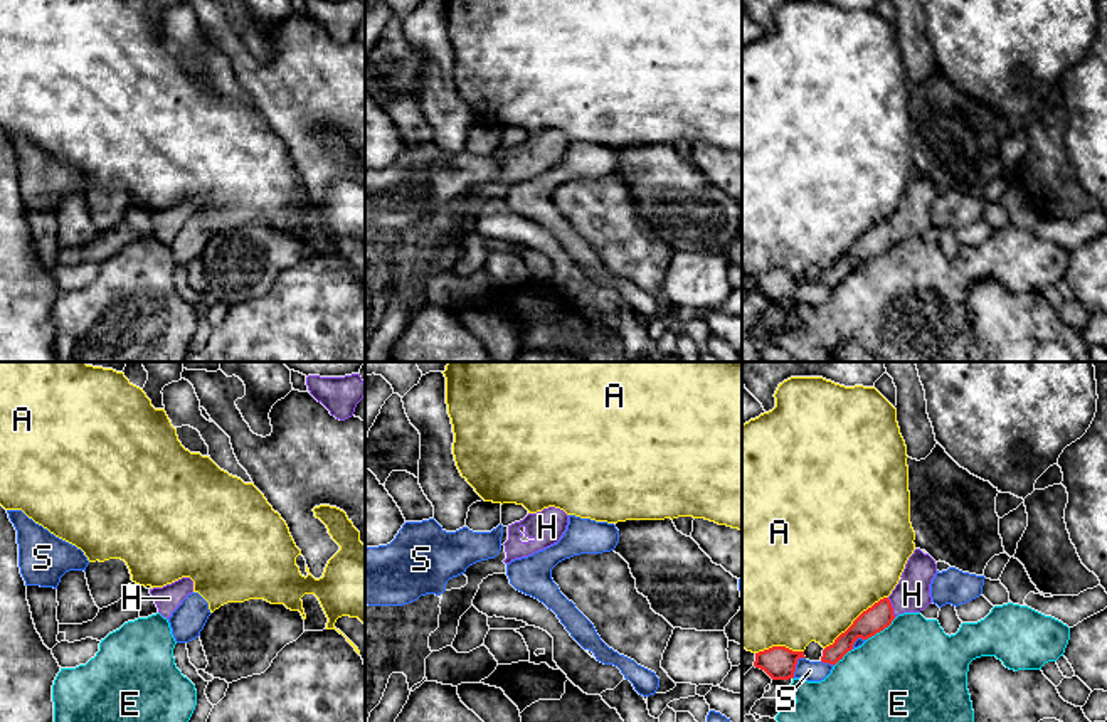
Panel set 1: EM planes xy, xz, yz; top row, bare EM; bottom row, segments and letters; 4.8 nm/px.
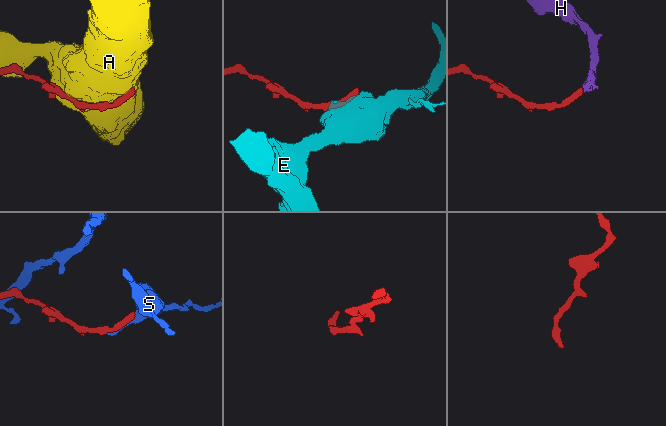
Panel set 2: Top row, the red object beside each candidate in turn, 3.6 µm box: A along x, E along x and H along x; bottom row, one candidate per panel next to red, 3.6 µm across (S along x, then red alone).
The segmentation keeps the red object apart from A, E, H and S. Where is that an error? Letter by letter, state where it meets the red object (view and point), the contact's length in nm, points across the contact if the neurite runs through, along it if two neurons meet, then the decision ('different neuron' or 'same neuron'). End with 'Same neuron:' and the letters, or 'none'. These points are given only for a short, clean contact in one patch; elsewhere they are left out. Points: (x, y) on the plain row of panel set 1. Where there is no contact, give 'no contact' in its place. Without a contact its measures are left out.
A: contact yz (855, 243); length 400 nm; different neuron
E: contact yz (880, 253); length 180 nm; different neuron
H: contact yz (892, 231); length 100 nm; way yz (880, 238), (892, 231), (912, 217); same neuron
S: contact yz (796, 286); length 120 nm; different neuron
Same neuron: H

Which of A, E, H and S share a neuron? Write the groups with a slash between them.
A / E / H / S

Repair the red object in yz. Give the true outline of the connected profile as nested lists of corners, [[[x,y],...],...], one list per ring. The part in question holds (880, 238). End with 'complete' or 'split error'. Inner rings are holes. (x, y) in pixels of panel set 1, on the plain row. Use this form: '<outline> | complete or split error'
[[[915,172],[892,217],[863,234],[853,247],[834,263],[833,268],[823,273],[821,284],[836,288],[848,274],[853,273],[858,261],[868,263],[875,259],[888,251],[898,237],[924,234],[932,227],[930,207],[935,197],[935,183],[920,172]]] | split error

